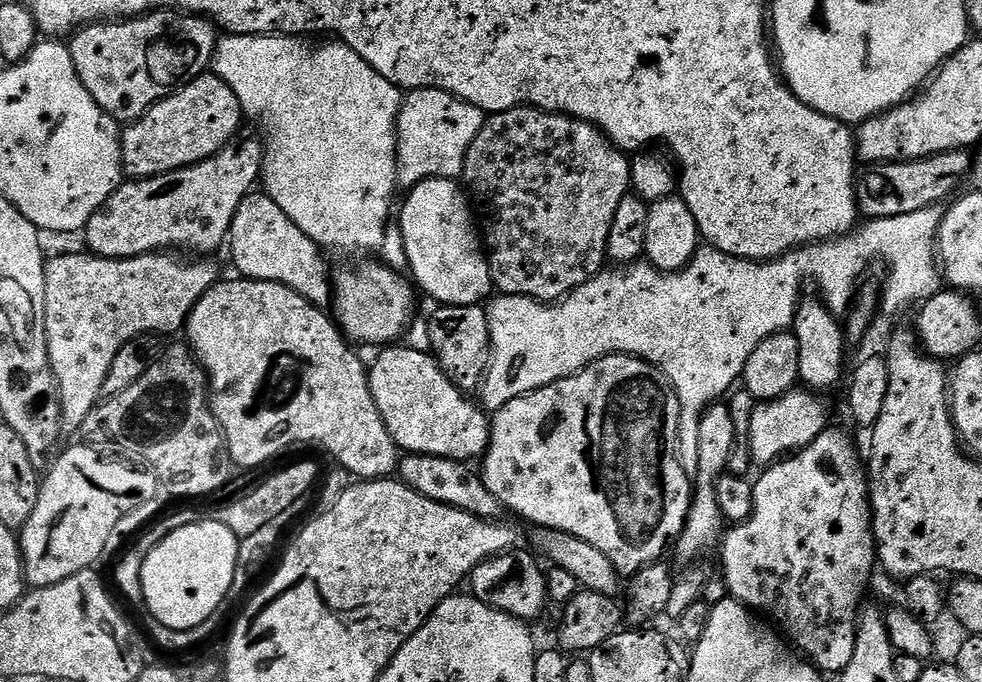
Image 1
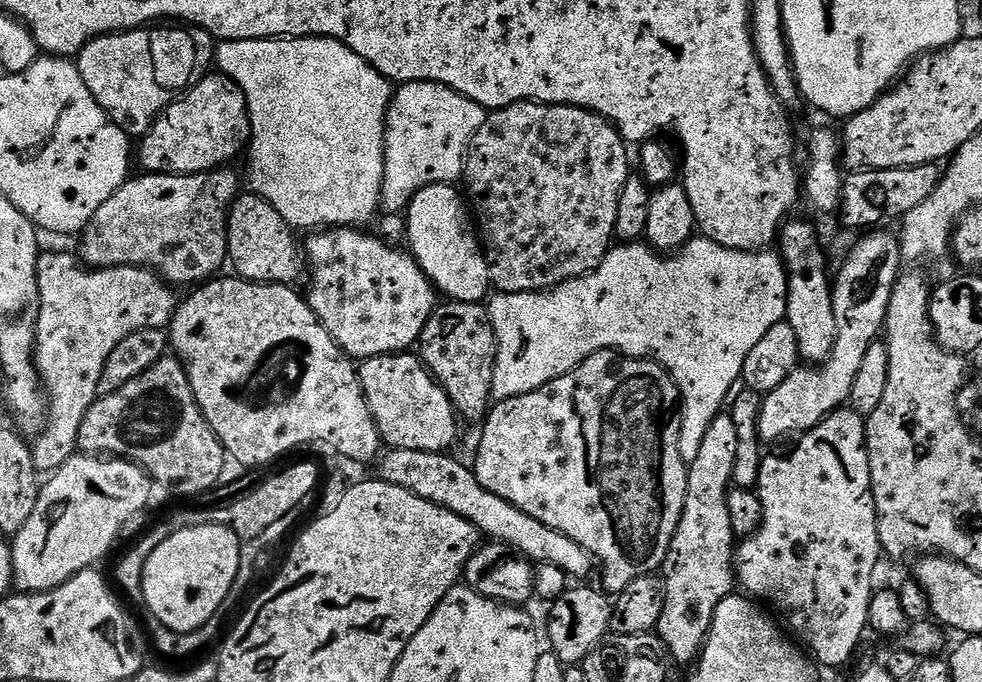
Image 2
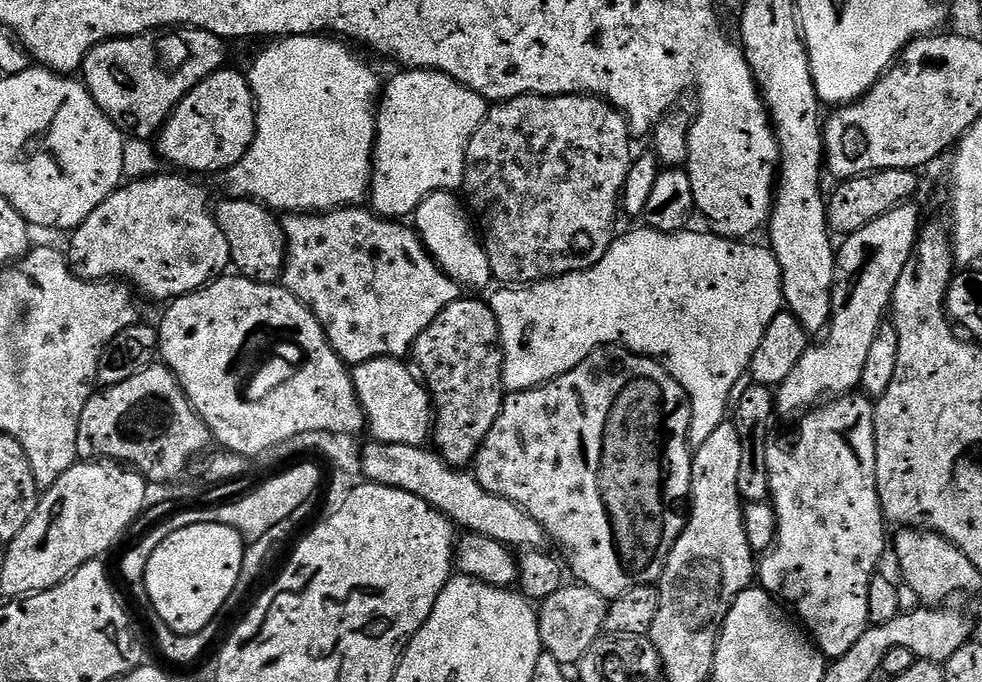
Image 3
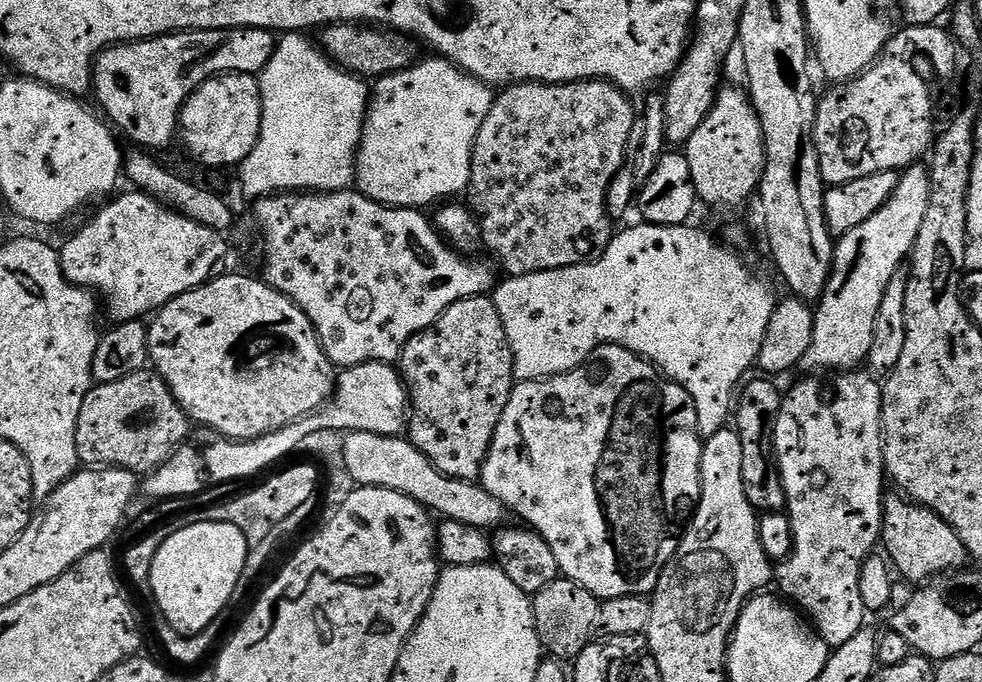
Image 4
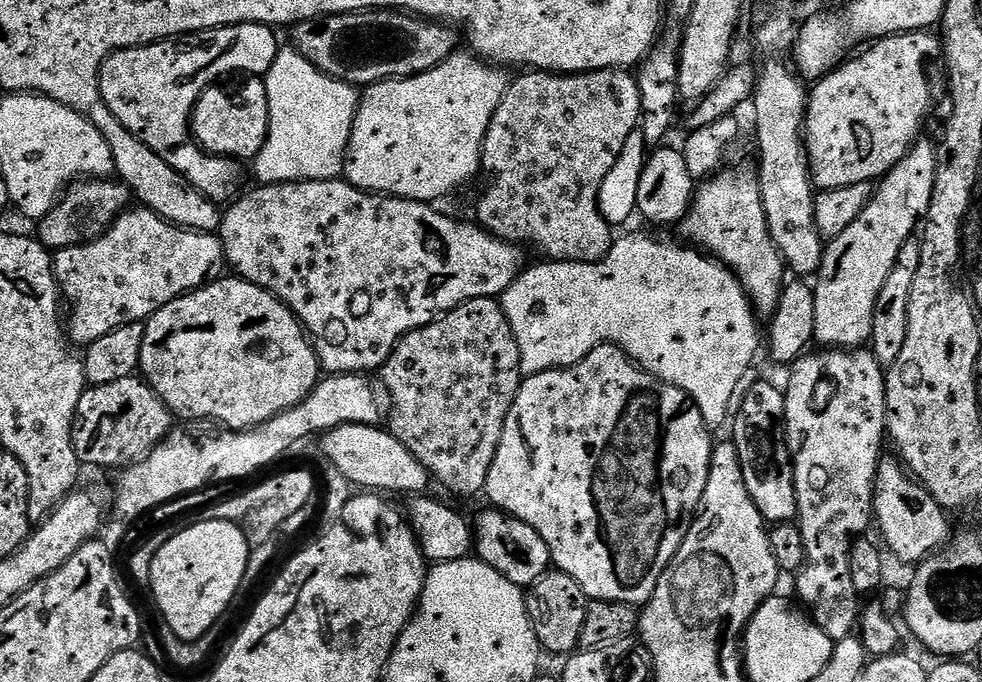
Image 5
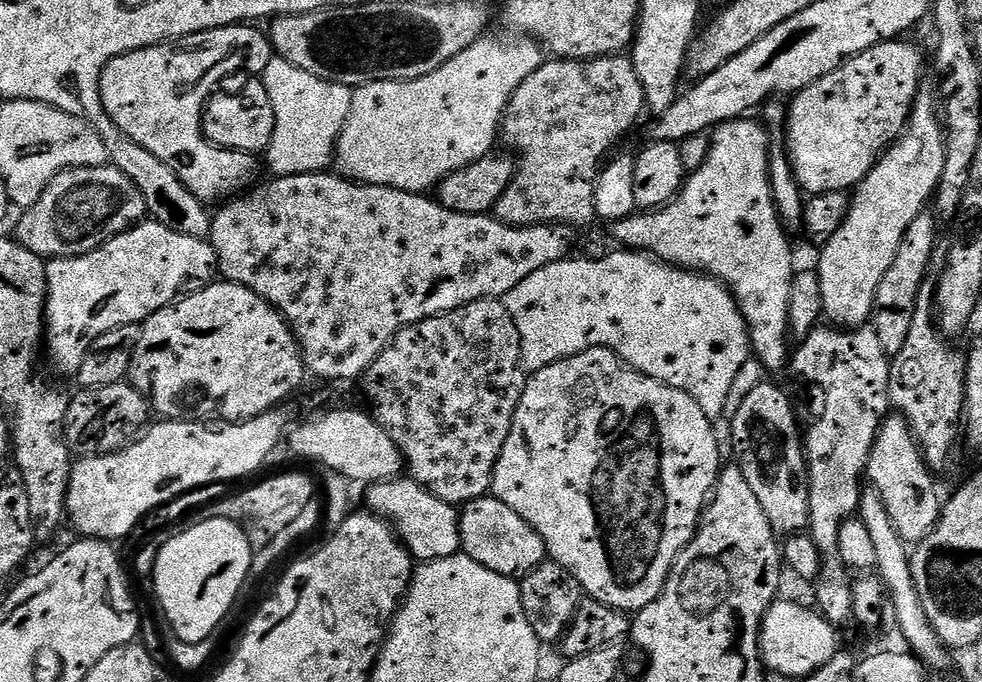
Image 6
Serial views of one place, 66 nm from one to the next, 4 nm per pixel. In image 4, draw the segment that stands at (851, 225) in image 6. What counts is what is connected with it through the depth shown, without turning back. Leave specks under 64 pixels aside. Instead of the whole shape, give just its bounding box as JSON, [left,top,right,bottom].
[802,163,932,374]

